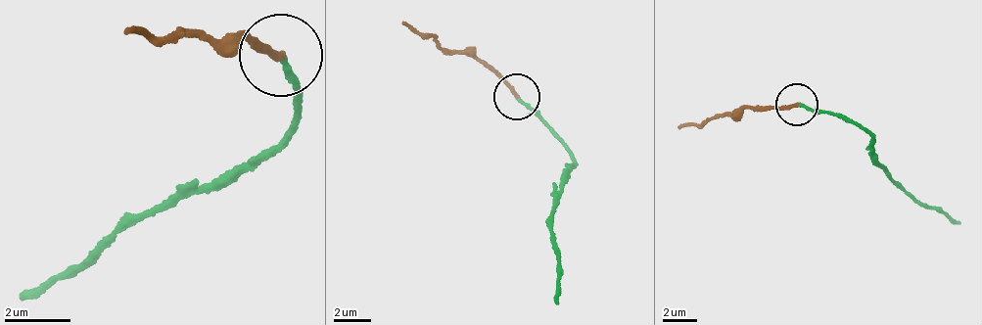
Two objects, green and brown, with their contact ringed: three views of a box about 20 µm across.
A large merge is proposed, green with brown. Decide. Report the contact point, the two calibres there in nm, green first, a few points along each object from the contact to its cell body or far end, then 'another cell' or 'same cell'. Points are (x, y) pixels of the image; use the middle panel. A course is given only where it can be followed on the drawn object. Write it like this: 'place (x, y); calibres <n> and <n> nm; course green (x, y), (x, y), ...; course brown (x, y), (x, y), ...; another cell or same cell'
place (516, 97); calibres 180 and 200 nm; course green (517, 96), (573, 160), (554, 211), (556, 304); course brown (517, 96), (473, 53), (439, 49), (402, 22); another cell

